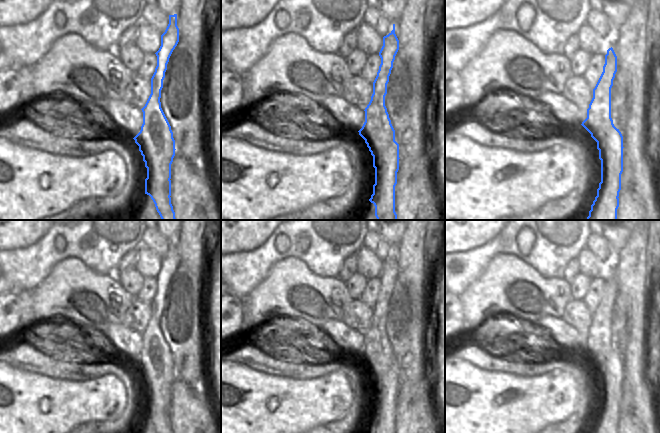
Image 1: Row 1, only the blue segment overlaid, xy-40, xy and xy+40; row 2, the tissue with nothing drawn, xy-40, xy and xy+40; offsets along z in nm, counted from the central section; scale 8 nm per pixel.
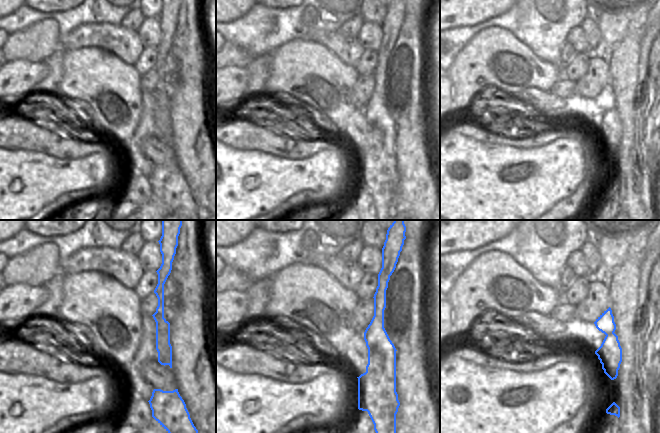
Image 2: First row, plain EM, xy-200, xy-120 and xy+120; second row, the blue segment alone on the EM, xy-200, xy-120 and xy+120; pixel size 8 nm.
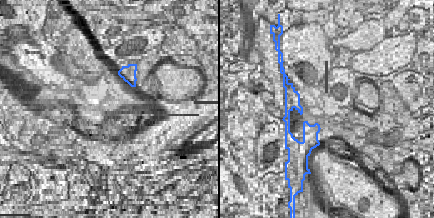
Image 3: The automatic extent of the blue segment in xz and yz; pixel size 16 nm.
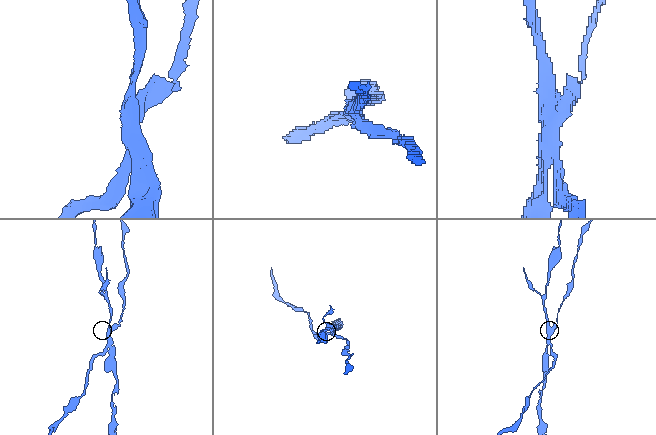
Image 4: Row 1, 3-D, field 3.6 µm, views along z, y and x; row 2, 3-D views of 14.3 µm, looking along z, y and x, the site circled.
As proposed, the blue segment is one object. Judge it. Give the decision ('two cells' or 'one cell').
two cells

